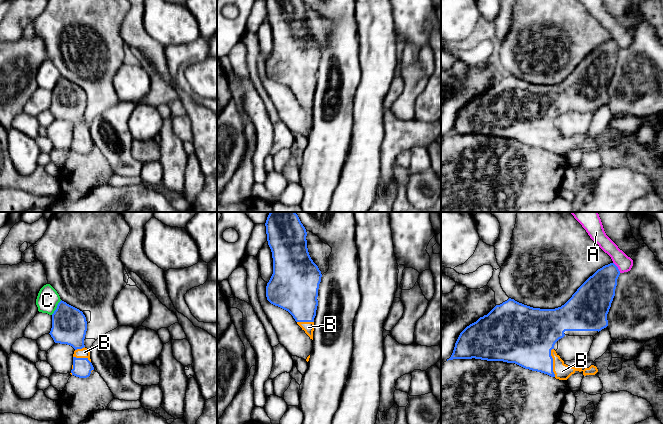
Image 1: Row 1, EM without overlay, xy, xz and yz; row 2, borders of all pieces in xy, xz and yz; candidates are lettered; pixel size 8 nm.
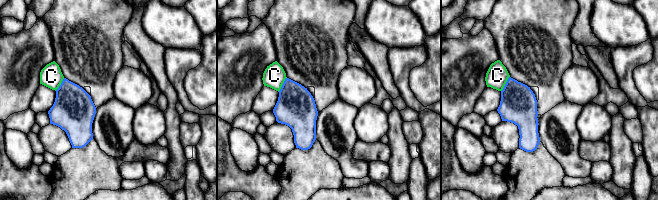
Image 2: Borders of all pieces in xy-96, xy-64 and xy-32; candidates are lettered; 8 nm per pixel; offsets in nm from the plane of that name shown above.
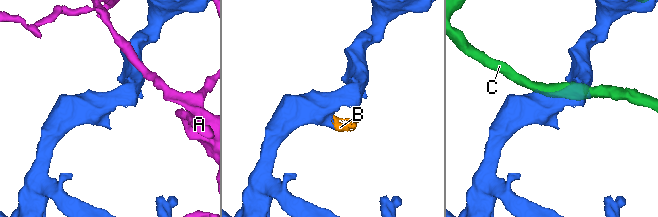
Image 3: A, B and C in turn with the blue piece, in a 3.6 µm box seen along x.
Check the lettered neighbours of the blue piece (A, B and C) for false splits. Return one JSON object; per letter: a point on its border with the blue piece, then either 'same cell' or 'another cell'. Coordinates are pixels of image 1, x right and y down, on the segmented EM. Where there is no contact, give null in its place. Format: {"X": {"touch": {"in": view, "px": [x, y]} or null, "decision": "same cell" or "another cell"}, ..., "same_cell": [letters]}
{"A": {"touch": {"in": "yz", "px": [617, 267]}, "decision": "another cell"}, "B": {"touch": {"in": "yz", "px": [552, 362]}, "decision": "same cell"}, "C": {"touch": {"in": "xy", "px": [57, 307]}, "decision": "another cell"}, "same_cell": ["B"]}

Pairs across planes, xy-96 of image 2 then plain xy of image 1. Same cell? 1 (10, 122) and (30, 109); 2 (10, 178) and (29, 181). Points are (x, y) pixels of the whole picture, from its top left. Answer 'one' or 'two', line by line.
1: two
2: one

